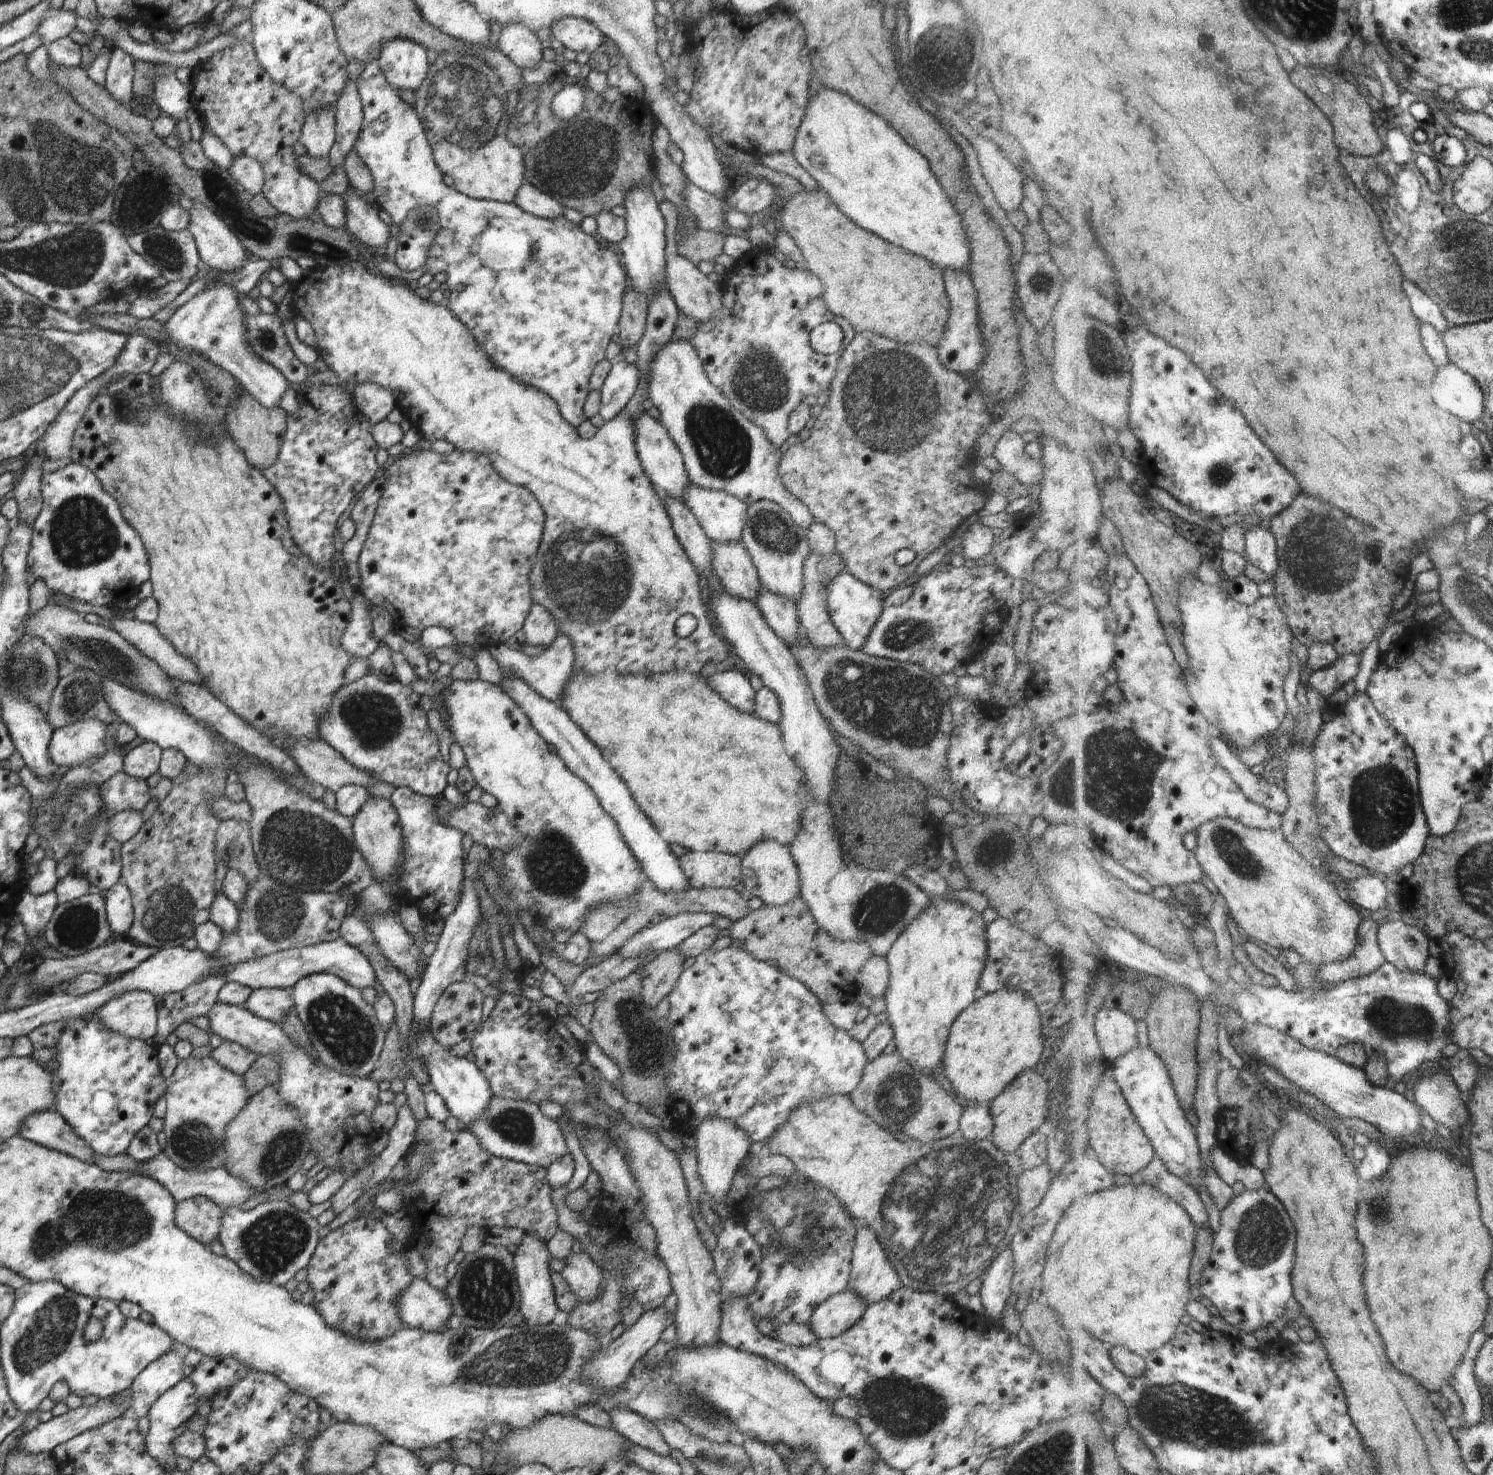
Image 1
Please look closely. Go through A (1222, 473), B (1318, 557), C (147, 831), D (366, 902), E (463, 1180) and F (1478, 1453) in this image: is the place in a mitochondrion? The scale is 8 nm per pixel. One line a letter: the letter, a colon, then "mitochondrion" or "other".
A: mitochondrion
B: mitochondrion
C: other
D: other
E: other
F: other

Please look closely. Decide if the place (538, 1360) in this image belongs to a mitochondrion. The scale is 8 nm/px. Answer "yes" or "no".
yes

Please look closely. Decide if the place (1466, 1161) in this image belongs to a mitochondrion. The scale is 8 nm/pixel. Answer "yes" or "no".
no

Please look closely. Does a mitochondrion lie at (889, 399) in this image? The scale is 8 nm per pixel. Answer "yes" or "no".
yes

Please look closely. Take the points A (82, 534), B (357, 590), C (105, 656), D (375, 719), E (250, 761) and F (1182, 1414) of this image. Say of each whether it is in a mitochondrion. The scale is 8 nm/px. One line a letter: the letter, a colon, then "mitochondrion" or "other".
A: mitochondrion
B: other
C: mitochondrion
D: mitochondrion
E: other
F: mitochondrion

